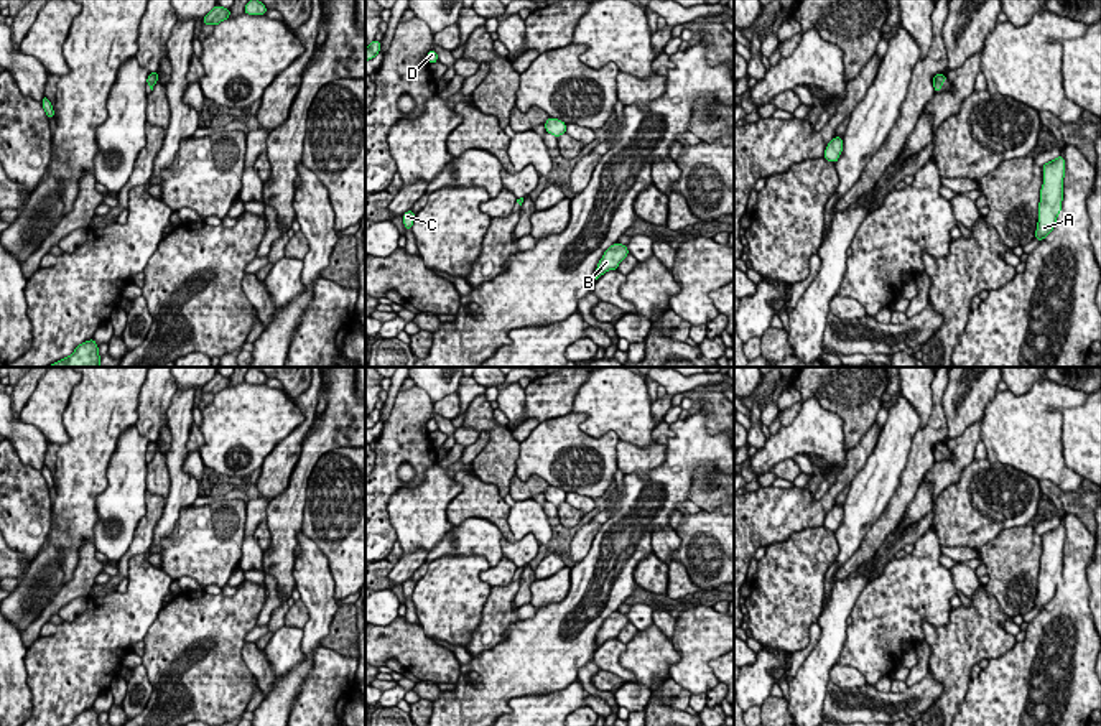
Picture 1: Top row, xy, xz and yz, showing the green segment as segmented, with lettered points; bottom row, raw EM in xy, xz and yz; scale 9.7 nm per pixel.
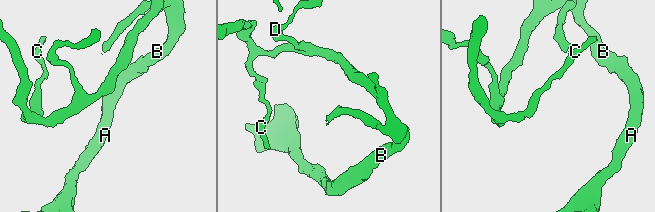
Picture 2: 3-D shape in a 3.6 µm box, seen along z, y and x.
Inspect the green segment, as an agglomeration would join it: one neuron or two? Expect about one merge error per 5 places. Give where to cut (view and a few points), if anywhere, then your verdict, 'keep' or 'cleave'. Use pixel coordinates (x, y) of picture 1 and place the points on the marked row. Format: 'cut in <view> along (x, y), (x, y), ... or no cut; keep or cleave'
no cut; keep

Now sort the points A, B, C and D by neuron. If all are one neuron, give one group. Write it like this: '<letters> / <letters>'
A B C D

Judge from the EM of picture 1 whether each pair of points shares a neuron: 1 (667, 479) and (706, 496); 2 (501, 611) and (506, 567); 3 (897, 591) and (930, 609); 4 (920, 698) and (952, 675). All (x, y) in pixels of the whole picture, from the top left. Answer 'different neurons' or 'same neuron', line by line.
1: different neurons
2: different neurons
3: same neuron
4: different neurons

